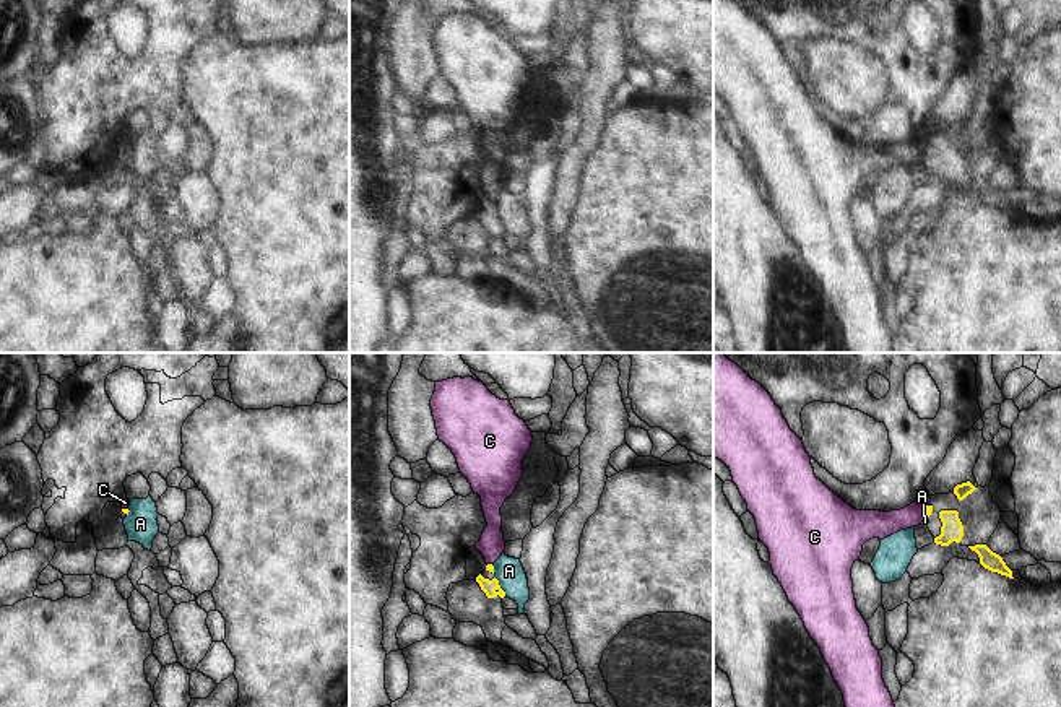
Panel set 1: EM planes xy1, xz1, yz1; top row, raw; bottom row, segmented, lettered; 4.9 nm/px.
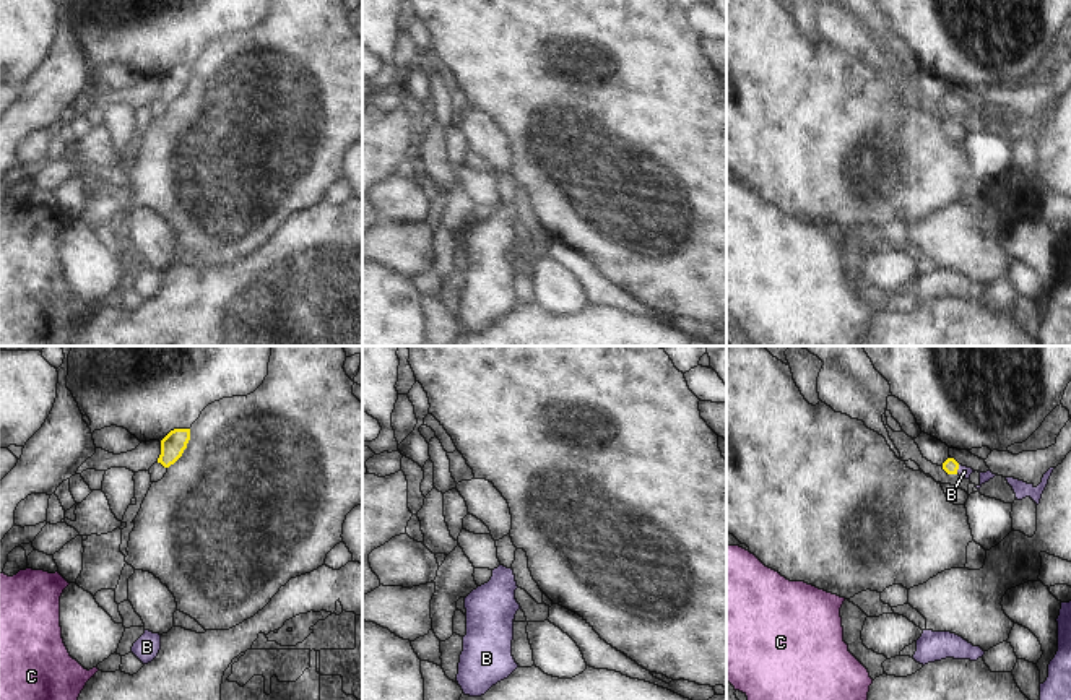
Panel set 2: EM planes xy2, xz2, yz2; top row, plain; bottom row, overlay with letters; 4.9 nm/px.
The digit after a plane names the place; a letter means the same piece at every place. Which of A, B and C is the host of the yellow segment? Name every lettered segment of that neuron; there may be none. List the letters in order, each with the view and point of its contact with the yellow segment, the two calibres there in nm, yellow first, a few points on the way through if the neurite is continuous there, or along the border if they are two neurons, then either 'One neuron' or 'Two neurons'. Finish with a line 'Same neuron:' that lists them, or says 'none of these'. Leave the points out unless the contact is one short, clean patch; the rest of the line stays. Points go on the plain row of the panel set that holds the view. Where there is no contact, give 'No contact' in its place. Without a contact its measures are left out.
A: Touches yellow at xz1 (499, 223). Thickness 70 nm (yellow) against 140 nm. Boundary: xz1 (494, 213), (506, 231). Two neurons
B: Touches yellow at yz2 (958, 104). Thickness 70 nm (yellow) against 60 nm. Path across: yz2 (951, 103), (958, 104), (964, 108). One neuron
C: Touches yellow at yz1 (925, 147). Thickness 40 nm (yellow) against 140 nm. Boundary: yz1 (926, 140), (926, 153). Two neurons
Same neuron: B

